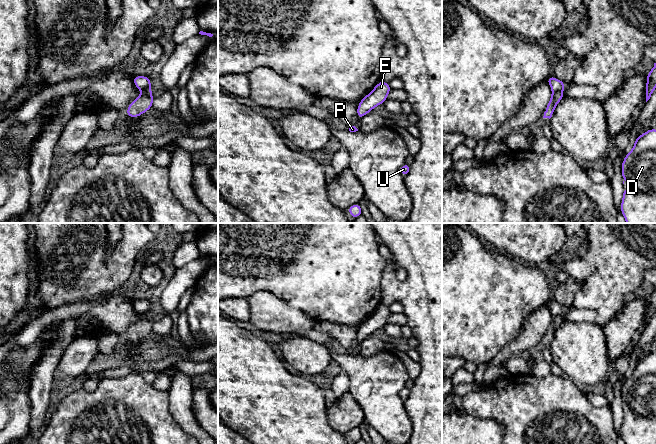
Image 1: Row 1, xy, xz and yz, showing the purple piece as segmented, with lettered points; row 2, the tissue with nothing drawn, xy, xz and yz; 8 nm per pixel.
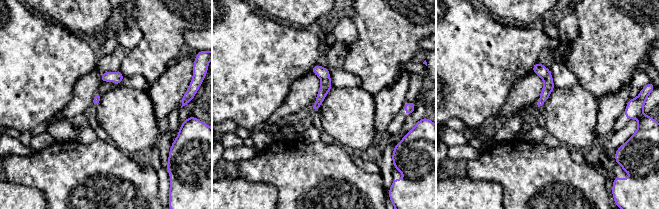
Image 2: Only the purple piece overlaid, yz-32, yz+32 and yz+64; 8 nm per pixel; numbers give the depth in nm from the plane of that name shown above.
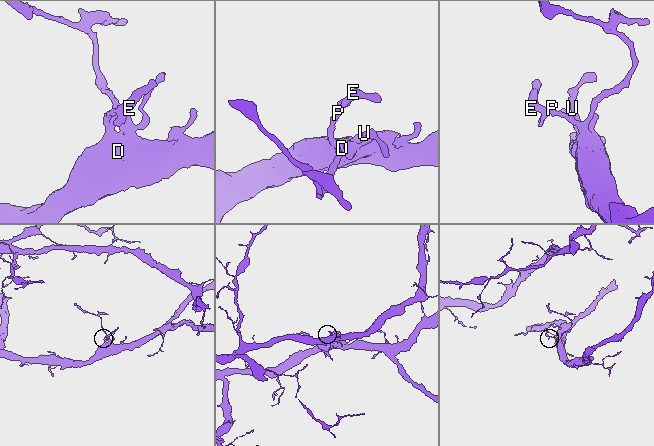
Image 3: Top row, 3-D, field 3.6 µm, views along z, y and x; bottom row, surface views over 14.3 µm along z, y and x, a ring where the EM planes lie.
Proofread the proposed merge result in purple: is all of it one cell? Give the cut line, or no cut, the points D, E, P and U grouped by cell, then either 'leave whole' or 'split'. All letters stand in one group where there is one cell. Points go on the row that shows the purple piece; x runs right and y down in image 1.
cut none; groups D E P U; leave whole

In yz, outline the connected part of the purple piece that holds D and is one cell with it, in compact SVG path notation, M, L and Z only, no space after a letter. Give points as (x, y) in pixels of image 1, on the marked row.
M649 129L636 138L630 153L622 162L623 184L628 181L632 188L623 189L621 213L627 223L656 223L656 130Z

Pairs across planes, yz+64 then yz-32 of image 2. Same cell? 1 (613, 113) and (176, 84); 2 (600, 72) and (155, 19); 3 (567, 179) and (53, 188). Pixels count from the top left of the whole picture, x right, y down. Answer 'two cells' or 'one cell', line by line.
1: one cell
2: one cell
3: one cell

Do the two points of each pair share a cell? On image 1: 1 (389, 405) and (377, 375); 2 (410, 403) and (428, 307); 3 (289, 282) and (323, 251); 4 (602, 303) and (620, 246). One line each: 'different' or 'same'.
1: same
2: same
3: same
4: same

